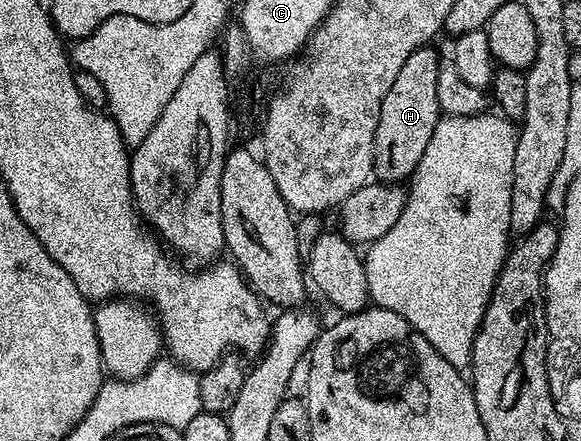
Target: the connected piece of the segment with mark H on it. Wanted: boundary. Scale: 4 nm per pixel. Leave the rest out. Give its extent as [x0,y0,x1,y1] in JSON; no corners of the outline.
[373,45,443,183]

